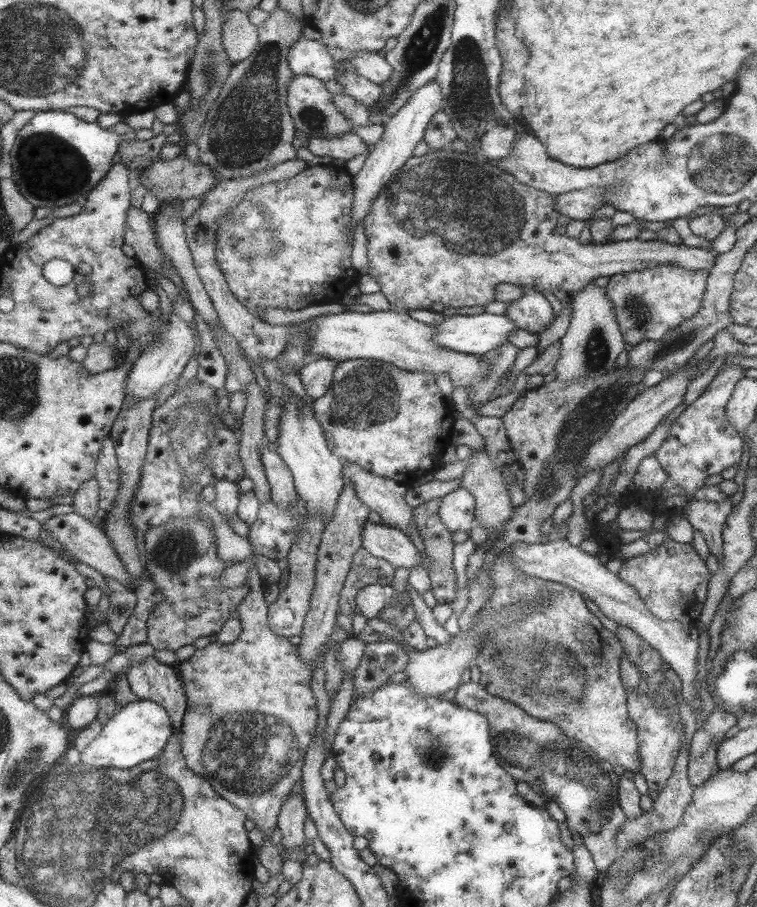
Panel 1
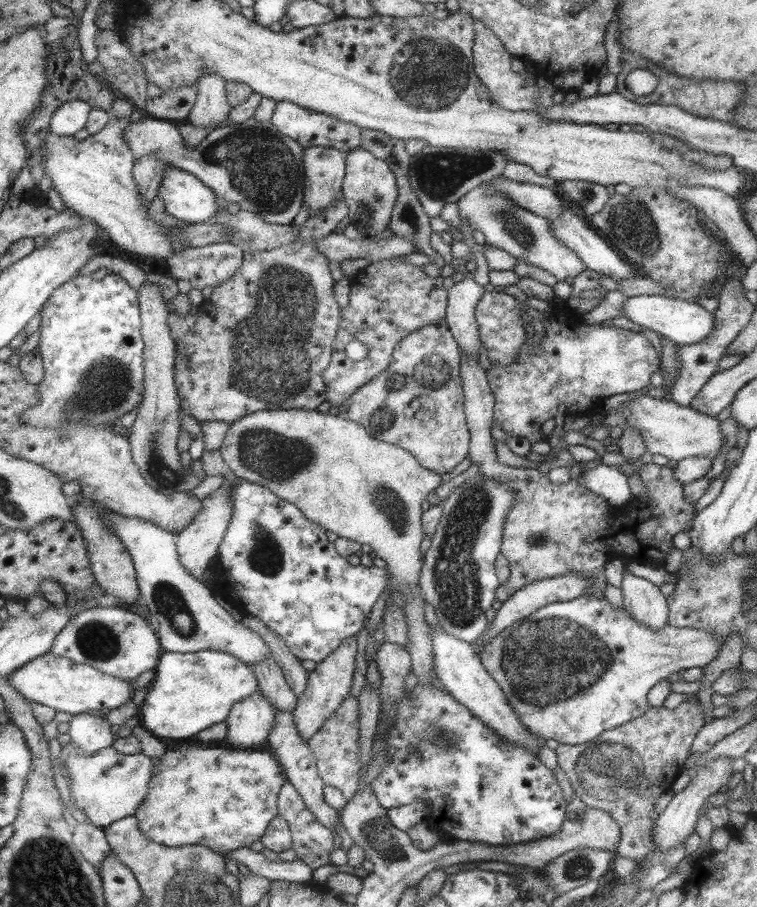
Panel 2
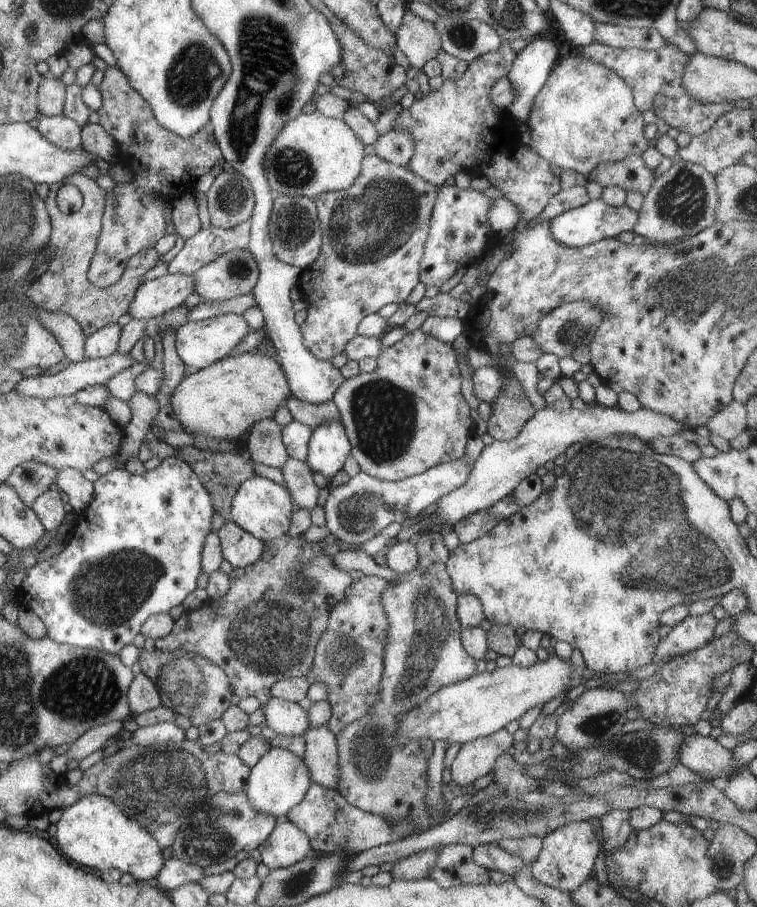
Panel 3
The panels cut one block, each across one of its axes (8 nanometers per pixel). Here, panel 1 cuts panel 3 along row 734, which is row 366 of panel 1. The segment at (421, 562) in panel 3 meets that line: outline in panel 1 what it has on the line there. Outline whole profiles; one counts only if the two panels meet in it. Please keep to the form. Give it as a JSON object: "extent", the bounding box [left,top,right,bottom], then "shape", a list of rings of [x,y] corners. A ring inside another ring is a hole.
{"extent":[312,359,451,485],"shape":[[[375,359],[342,361],[334,368],[331,384],[323,397],[314,399],[312,409],[335,457],[399,485],[409,485],[409,480],[419,480],[419,477],[421,481],[428,478],[435,464],[442,465],[439,462],[442,461],[441,455],[450,445],[451,410],[436,386],[434,374],[425,371],[401,370]]]}

